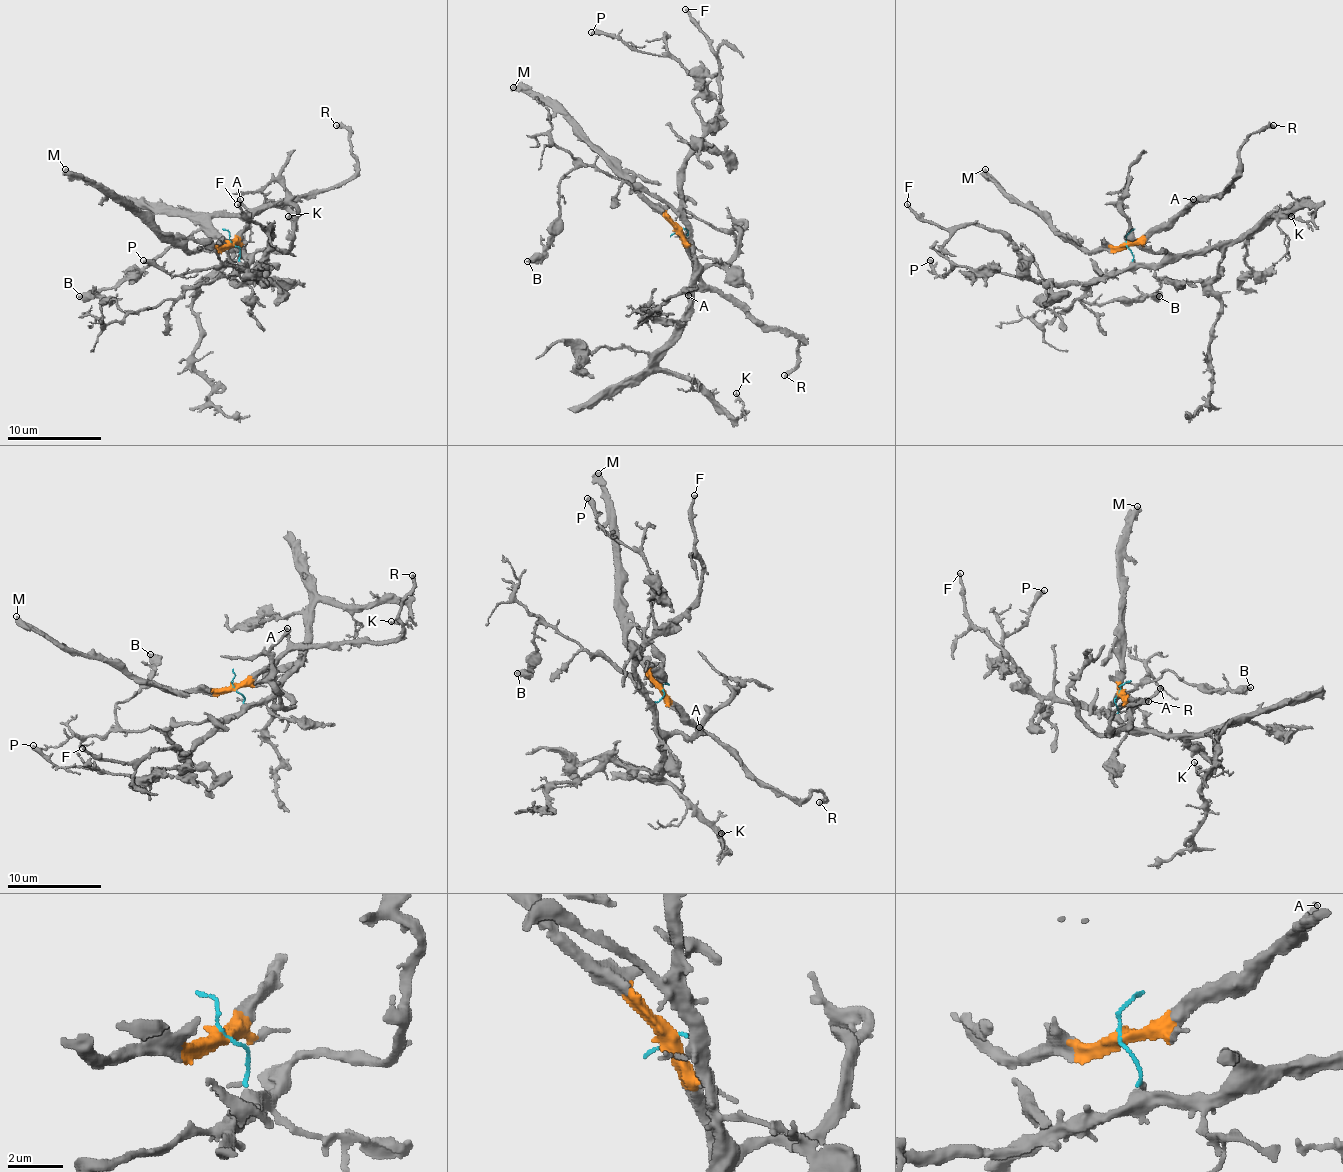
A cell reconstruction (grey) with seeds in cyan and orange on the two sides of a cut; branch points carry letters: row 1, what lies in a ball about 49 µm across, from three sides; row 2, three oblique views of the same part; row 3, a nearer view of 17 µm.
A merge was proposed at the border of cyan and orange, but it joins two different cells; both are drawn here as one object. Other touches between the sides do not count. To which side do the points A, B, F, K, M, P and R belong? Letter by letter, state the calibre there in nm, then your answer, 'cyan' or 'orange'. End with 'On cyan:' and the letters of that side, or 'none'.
A: calibre 240 nm; orange
B: calibre 500 nm; cyan
F: calibre 200 nm; cyan
K: calibre 180 nm; cyan
M: calibre 480 nm; orange
P: calibre 400 nm; cyan
R: calibre 320 nm; orange
On cyan: B, F, K, P

